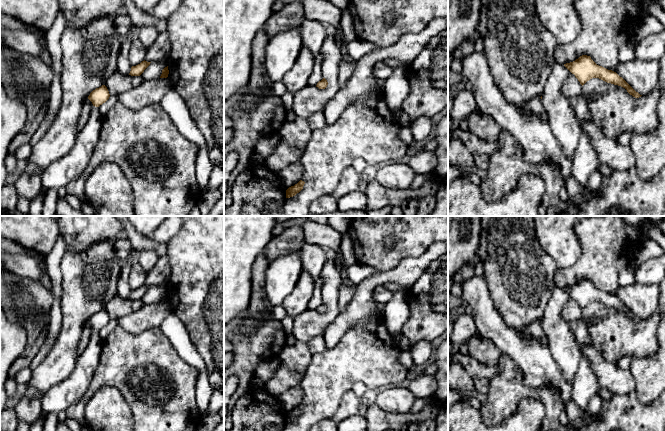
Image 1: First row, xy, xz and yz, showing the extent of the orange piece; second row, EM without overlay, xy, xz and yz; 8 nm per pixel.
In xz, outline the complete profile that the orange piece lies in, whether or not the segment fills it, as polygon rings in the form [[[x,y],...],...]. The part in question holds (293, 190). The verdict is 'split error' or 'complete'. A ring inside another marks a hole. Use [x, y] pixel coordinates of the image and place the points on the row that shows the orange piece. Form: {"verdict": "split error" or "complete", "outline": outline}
{"verdict": "complete", "outline": [[[300,180],[297,184],[295,184],[294,186],[289,187],[286,190],[286,198],[290,198],[295,196],[297,193],[299,193],[304,186],[305,182]]]}

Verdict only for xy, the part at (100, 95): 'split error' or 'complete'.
split error

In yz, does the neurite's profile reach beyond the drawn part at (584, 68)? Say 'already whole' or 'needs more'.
already whole

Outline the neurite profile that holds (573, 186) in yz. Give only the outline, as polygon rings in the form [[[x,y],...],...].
[[[573,176],[566,180],[565,186],[570,197],[580,194],[584,188],[584,186]]]

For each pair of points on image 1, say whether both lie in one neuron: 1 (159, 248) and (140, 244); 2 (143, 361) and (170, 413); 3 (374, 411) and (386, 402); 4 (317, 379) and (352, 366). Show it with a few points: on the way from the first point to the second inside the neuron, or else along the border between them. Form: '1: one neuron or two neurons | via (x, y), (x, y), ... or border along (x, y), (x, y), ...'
1: one neuron | via (154, 245), (145, 244)
2: one neuron | via (148, 375), (151, 392), (161, 399)
3: two neurons | border along (374, 403), (386, 412), (402, 413)
4: one neuron | via (326, 377), (343, 366)

